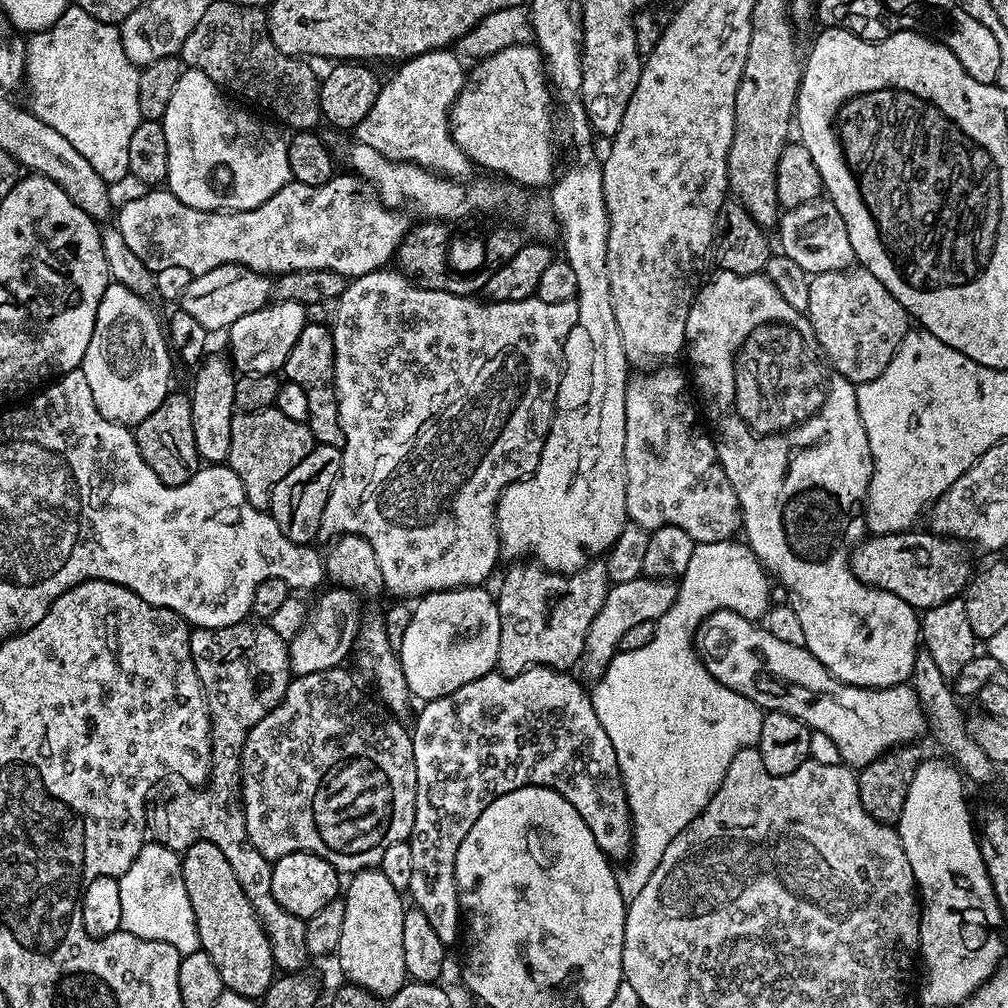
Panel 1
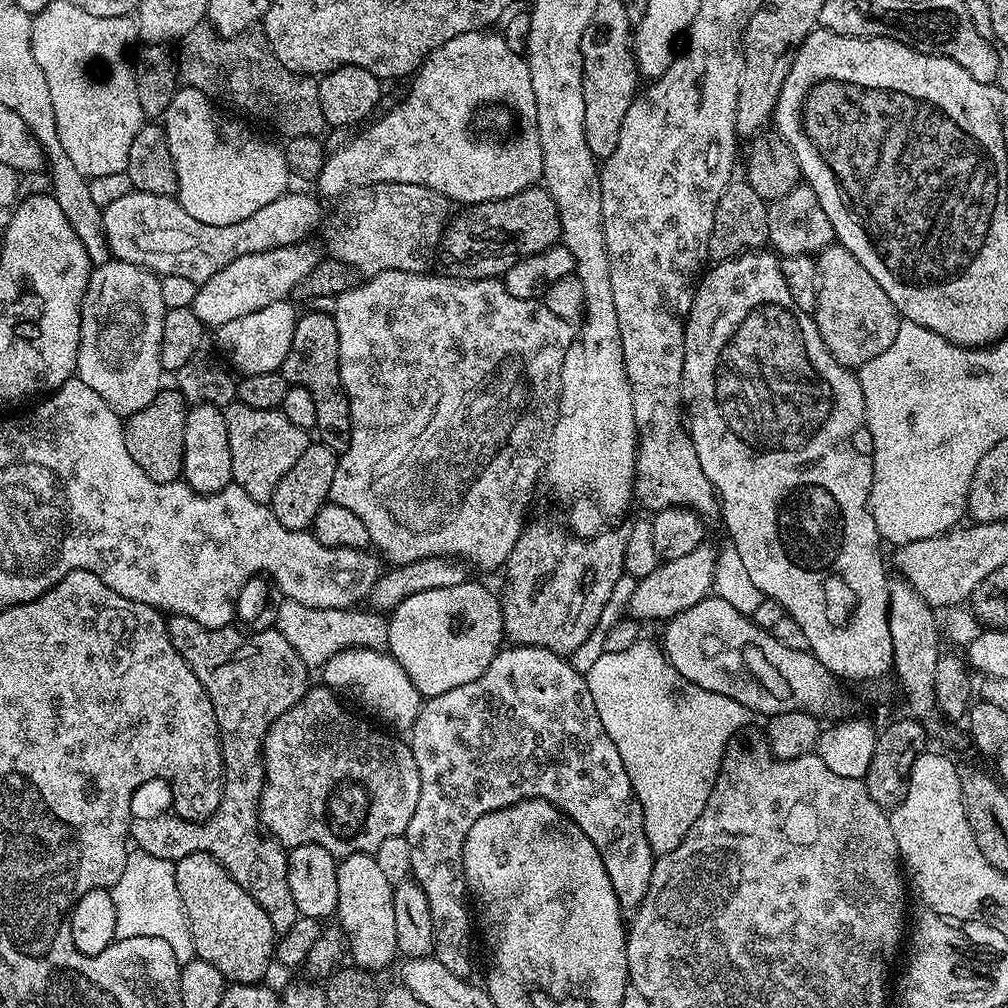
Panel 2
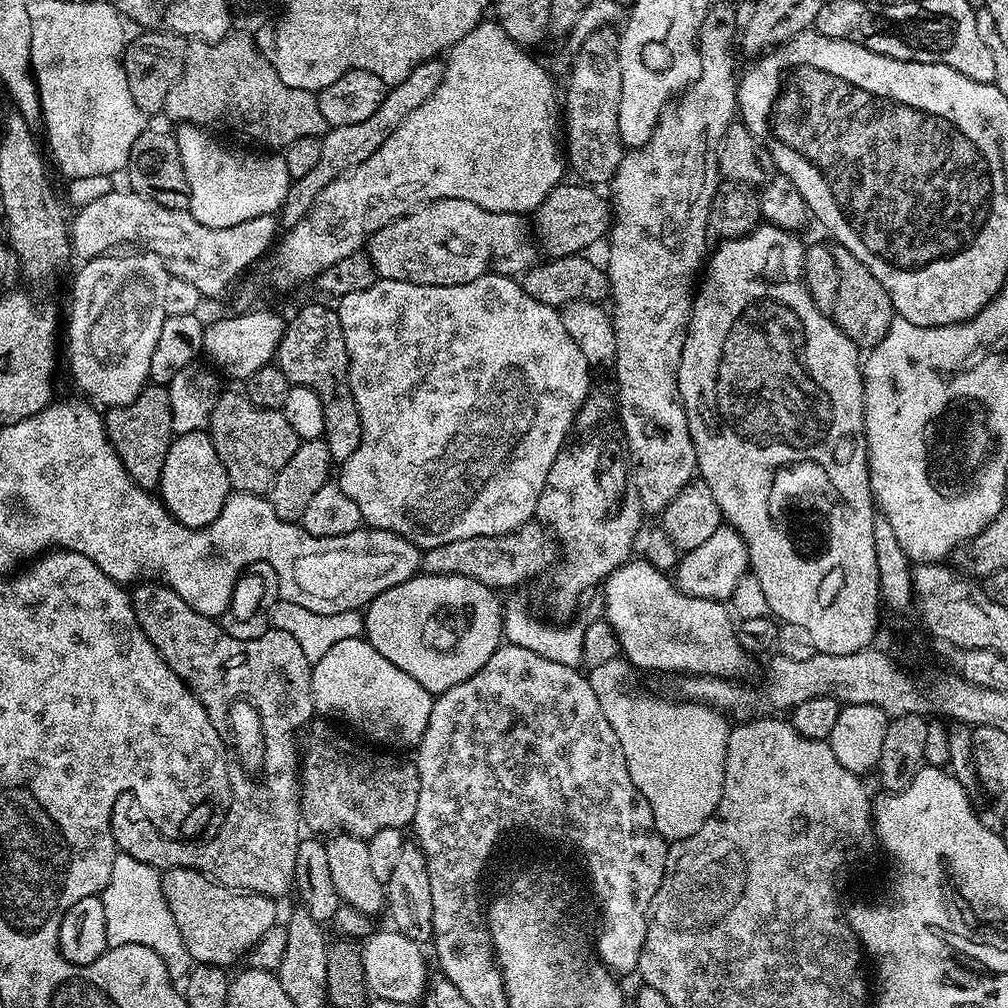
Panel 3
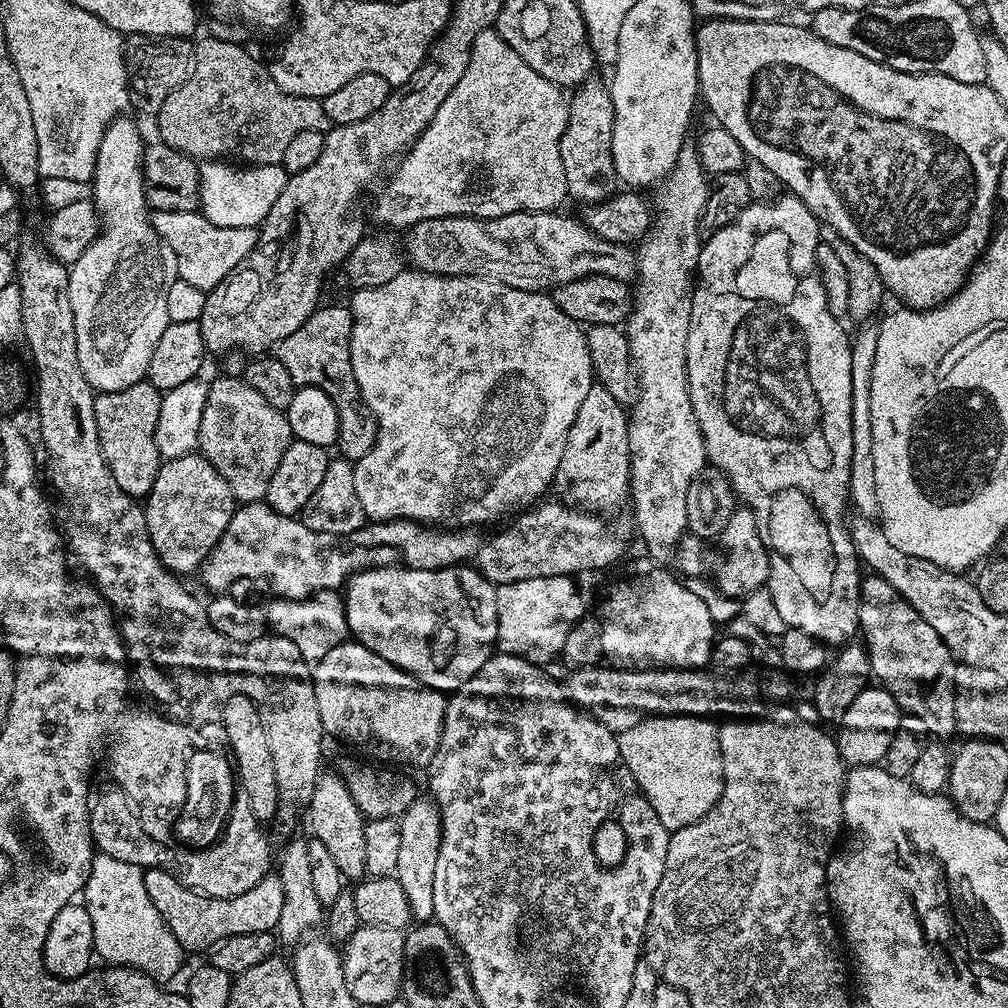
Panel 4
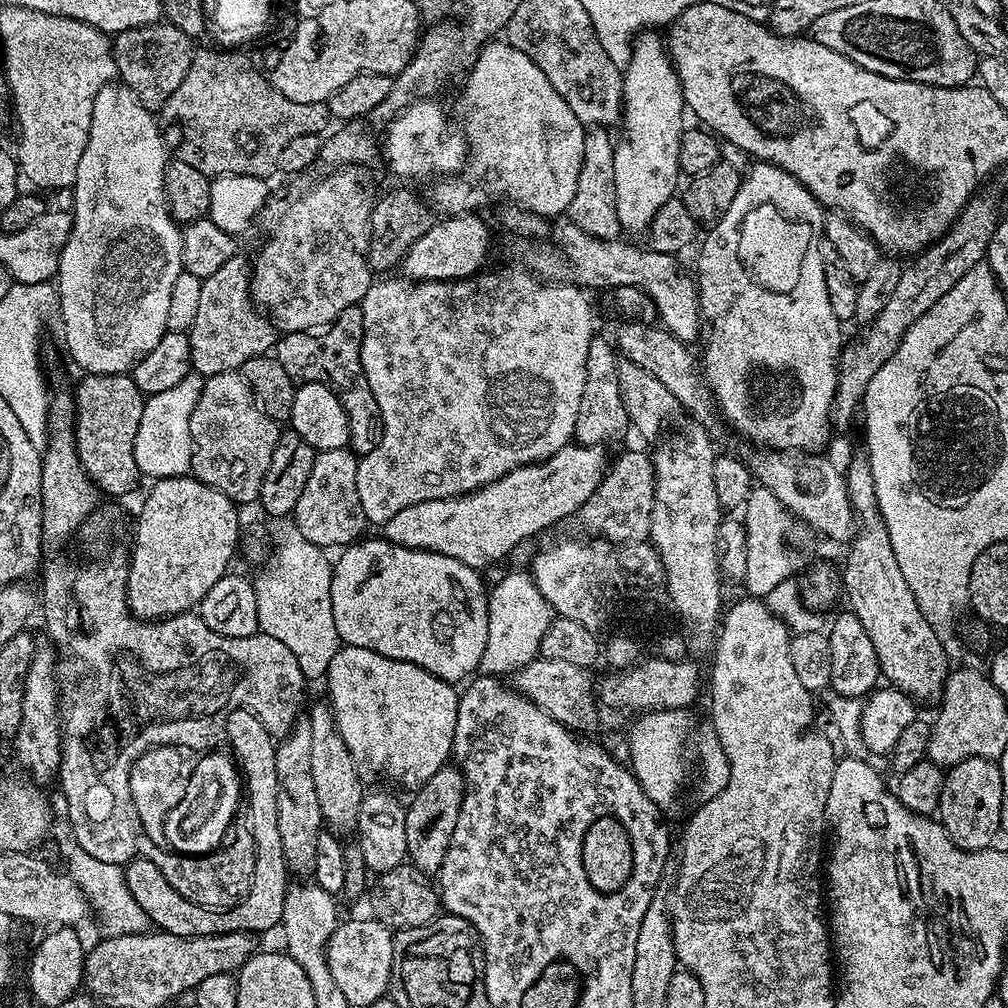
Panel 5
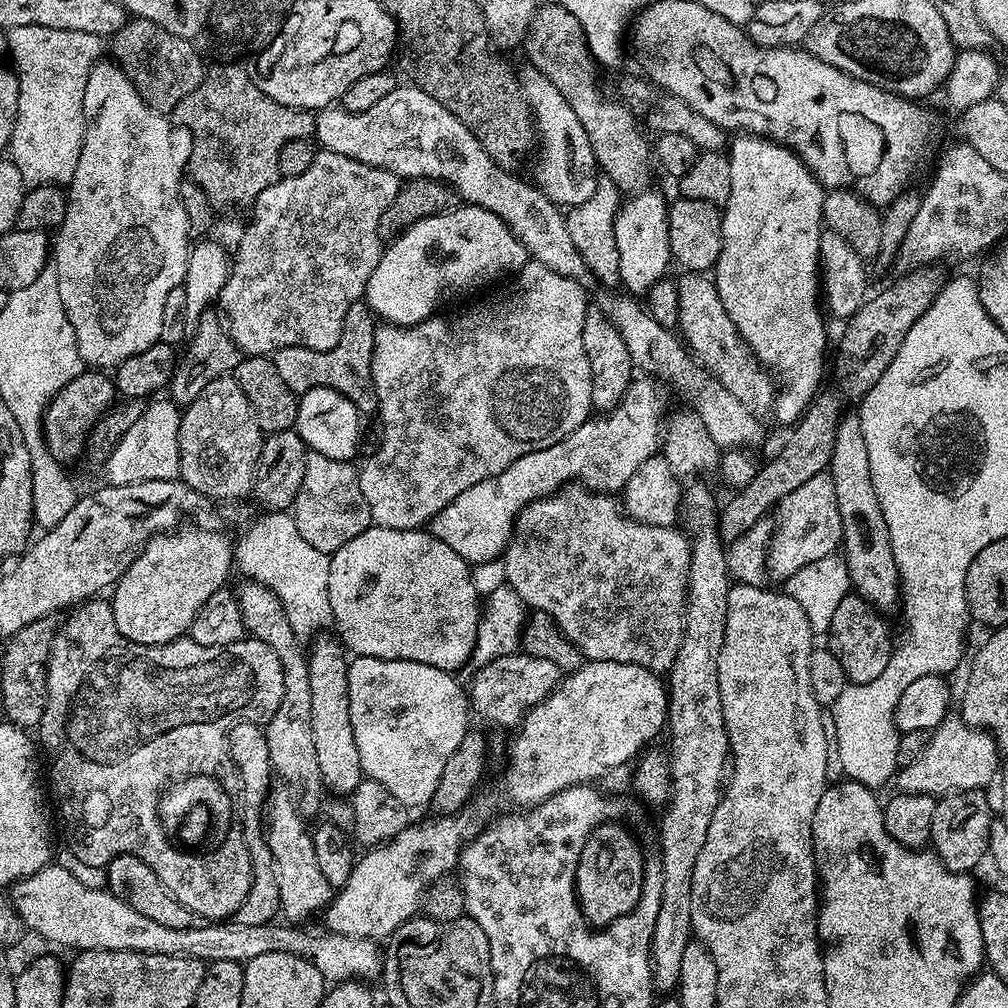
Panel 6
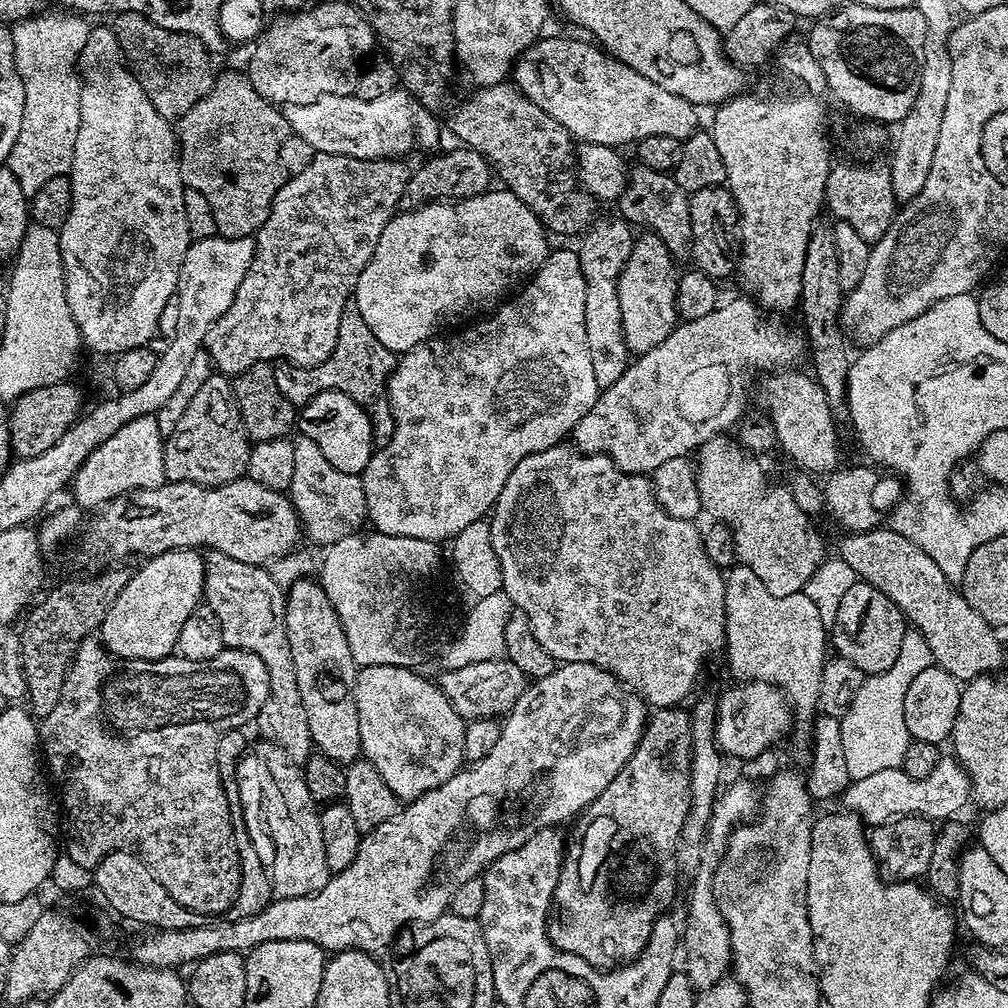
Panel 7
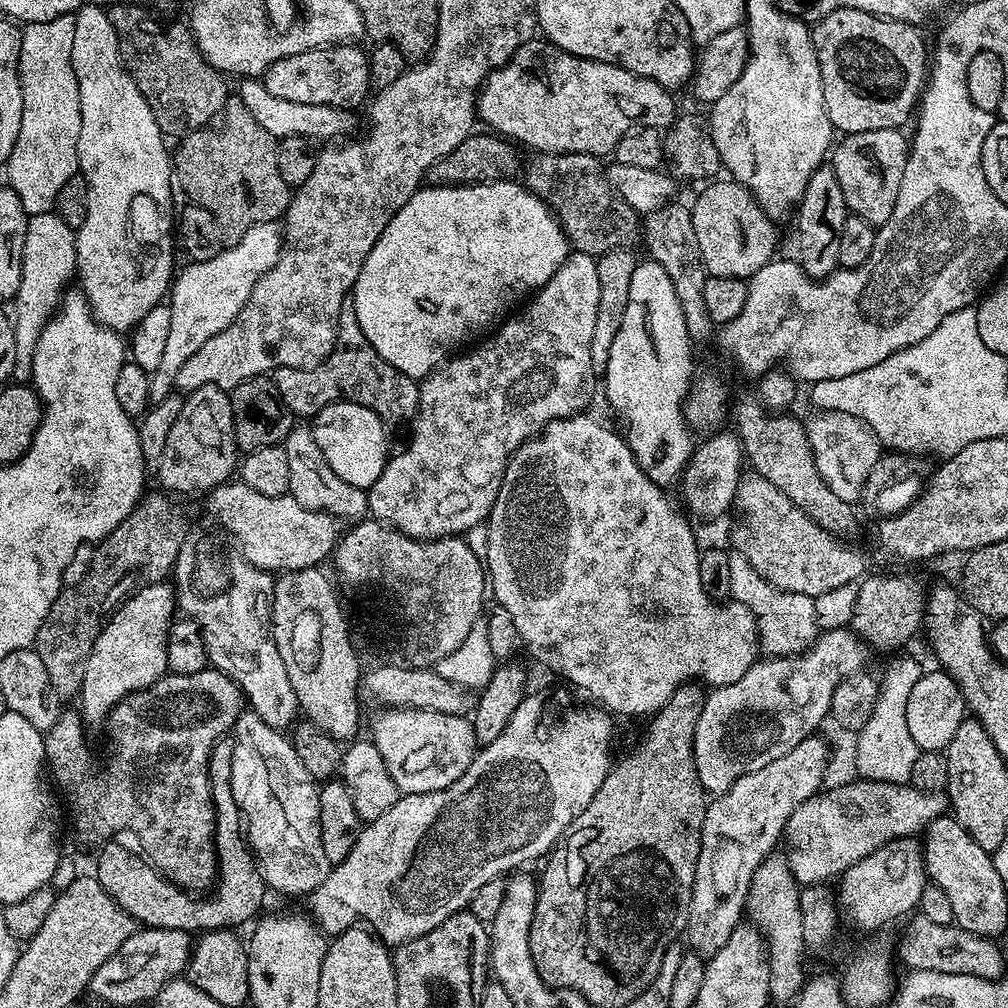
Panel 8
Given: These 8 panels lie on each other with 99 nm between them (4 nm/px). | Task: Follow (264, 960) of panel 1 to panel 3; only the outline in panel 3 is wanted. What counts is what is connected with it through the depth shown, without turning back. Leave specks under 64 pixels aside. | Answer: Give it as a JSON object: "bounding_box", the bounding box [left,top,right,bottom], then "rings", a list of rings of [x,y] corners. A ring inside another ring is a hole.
{"bounding_box":[160,868,278,969],"rings":[[[165,868],[160,881],[162,894],[166,894],[166,902],[174,914],[174,922],[178,922],[178,934],[182,934],[182,942],[186,942],[186,950],[190,950],[196,964],[216,964],[227,969],[235,960],[243,961],[248,952],[256,945],[258,938],[266,934],[278,922],[276,916],[277,901],[270,896],[258,896],[246,892],[237,892],[213,882],[195,868]]]}

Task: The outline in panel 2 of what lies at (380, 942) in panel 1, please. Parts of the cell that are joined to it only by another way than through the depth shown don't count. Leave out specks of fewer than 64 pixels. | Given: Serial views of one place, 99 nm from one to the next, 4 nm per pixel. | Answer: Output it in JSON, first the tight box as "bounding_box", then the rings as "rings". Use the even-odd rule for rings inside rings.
{"bounding_box":[335,852,398,968],"rings":[[[355,852],[337,863],[338,906],[335,919],[348,935],[350,960],[358,968],[384,968],[398,956],[398,929],[394,923],[393,884],[382,874],[375,855]]]}

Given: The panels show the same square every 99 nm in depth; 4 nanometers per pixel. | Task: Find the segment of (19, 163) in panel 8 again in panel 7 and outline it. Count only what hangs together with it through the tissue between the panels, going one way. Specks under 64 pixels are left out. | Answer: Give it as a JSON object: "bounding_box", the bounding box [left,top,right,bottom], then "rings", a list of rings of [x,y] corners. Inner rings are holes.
{"bounding_box":[6,14,90,196],"rings":[[[33,14],[27,20],[21,20],[11,29],[12,41],[14,42],[14,54],[16,55],[16,68],[20,71],[20,77],[24,79],[24,89],[26,90],[26,110],[22,110],[22,130],[18,130],[18,142],[14,142],[14,150],[10,150],[6,167],[12,171],[14,178],[18,178],[18,186],[22,186],[24,195],[33,196],[50,178],[68,176],[72,170],[74,162],[74,138],[78,138],[78,122],[80,121],[80,77],[78,71],[80,62],[80,52],[86,46],[90,35],[90,24],[87,24],[85,17],[80,14],[64,14],[68,16],[40,16]]]}

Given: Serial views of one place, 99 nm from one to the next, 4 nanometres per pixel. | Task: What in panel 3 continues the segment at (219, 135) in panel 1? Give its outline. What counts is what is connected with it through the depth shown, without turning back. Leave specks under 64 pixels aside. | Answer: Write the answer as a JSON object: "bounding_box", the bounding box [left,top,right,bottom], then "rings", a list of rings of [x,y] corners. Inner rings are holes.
{"bounding_box":[174,122,293,228],"rings":[[[184,122],[179,125],[180,129],[175,129],[174,135],[178,142],[178,154],[182,154],[182,166],[186,170],[186,182],[190,182],[190,206],[187,211],[192,213],[194,218],[198,218],[198,222],[202,222],[202,226],[210,226],[211,228],[225,228],[226,226],[238,226],[238,222],[250,222],[259,216],[270,216],[279,213],[284,207],[284,199],[288,196],[288,189],[291,188],[293,178],[286,170],[286,162],[283,155],[268,154],[272,156],[255,156],[252,152],[235,152],[232,148],[227,148],[224,144],[219,144],[214,137],[211,136],[211,131],[205,130],[201,125],[195,122]]]}

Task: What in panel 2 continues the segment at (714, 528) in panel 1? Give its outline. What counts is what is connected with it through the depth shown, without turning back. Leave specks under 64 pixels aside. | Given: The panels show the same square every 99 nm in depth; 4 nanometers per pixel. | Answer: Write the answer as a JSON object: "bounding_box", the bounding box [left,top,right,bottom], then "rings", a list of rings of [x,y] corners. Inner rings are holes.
{"bounding_box":[634,432,720,518],"rings":[[[660,432],[657,436],[648,436],[639,441],[636,449],[636,483],[634,485],[634,496],[637,501],[641,500],[646,507],[649,508],[649,513],[655,514],[660,511],[664,511],[670,507],[689,508],[696,512],[701,518],[709,518],[708,516],[715,517],[720,511],[720,501],[716,495],[716,487],[710,482],[710,478],[706,478],[706,474],[702,472],[702,462],[698,462],[698,454],[696,453],[696,446],[693,437],[688,437],[684,432]]]}

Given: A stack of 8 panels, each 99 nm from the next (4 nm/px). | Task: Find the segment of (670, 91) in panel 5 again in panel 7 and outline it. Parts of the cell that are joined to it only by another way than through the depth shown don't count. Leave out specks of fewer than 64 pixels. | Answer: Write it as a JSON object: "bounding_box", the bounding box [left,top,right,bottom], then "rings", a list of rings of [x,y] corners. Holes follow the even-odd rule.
{"bounding_box":[618,231,678,354],"rings":[[[645,231],[640,235],[637,235],[633,239],[632,253],[630,254],[630,258],[626,258],[626,266],[618,278],[618,306],[622,306],[624,342],[628,347],[629,353],[632,354],[648,352],[654,346],[658,346],[658,342],[666,339],[678,323],[676,313],[677,261],[666,250],[662,238],[658,238],[650,231]]]}

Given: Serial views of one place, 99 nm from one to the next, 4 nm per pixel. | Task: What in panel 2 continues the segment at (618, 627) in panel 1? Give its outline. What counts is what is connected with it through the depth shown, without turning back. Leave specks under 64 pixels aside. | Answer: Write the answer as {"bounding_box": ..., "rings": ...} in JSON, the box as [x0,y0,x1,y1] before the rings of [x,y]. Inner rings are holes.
{"bounding_box":[627,542,717,622],"rings":[[[703,542],[696,550],[683,555],[682,558],[665,559],[660,567],[654,570],[654,574],[646,574],[635,581],[636,589],[628,600],[627,615],[637,622],[664,622],[682,610],[690,610],[690,606],[698,606],[698,602],[707,599],[713,589],[717,555],[715,547]]]}

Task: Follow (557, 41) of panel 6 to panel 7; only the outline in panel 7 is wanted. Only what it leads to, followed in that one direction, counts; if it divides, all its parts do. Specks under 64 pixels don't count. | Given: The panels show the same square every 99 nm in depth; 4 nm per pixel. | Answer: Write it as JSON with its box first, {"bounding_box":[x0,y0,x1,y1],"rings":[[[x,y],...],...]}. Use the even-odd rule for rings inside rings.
{"bounding_box":[618,166,692,258],"rings":[[[636,166],[631,169],[628,185],[624,187],[618,207],[619,215],[633,226],[654,233],[666,246],[673,258],[687,257],[692,246],[692,227],[690,226],[690,210],[688,209],[689,193],[678,186],[675,175],[656,172],[653,168]]]}

